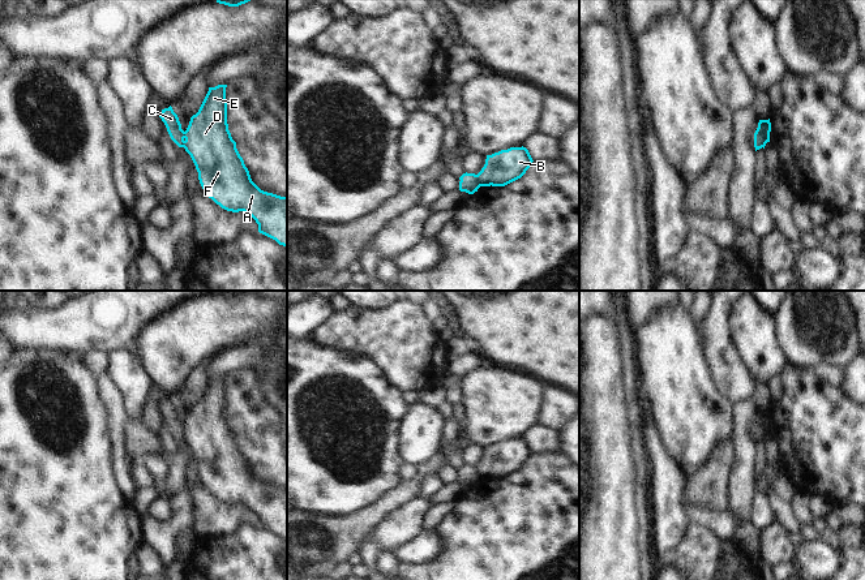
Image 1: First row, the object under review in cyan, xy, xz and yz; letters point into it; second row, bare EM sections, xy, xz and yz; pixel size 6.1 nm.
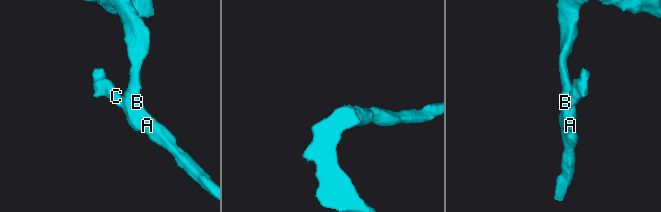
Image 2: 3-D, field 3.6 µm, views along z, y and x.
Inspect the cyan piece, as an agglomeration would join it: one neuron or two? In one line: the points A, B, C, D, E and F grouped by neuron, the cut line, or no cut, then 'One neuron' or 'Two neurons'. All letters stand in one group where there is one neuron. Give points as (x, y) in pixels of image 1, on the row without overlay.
Groups: A B D E F / C. Split along yz (757, 420), (757, 425), (766, 434). Two neurons

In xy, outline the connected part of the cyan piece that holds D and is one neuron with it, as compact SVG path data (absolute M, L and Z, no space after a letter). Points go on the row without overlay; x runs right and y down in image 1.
M227 377L209 379L196 407L185 422L185 443L190 447L204 485L222 500L244 503L258 516L258 524L287 540L287 489L261 482L250 471L227 416Z

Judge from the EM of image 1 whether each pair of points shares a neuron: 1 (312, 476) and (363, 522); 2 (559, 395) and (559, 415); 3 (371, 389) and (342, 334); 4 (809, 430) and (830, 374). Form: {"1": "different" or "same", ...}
{"1": "different", "2": "same", "3": "different", "4": "different"}

